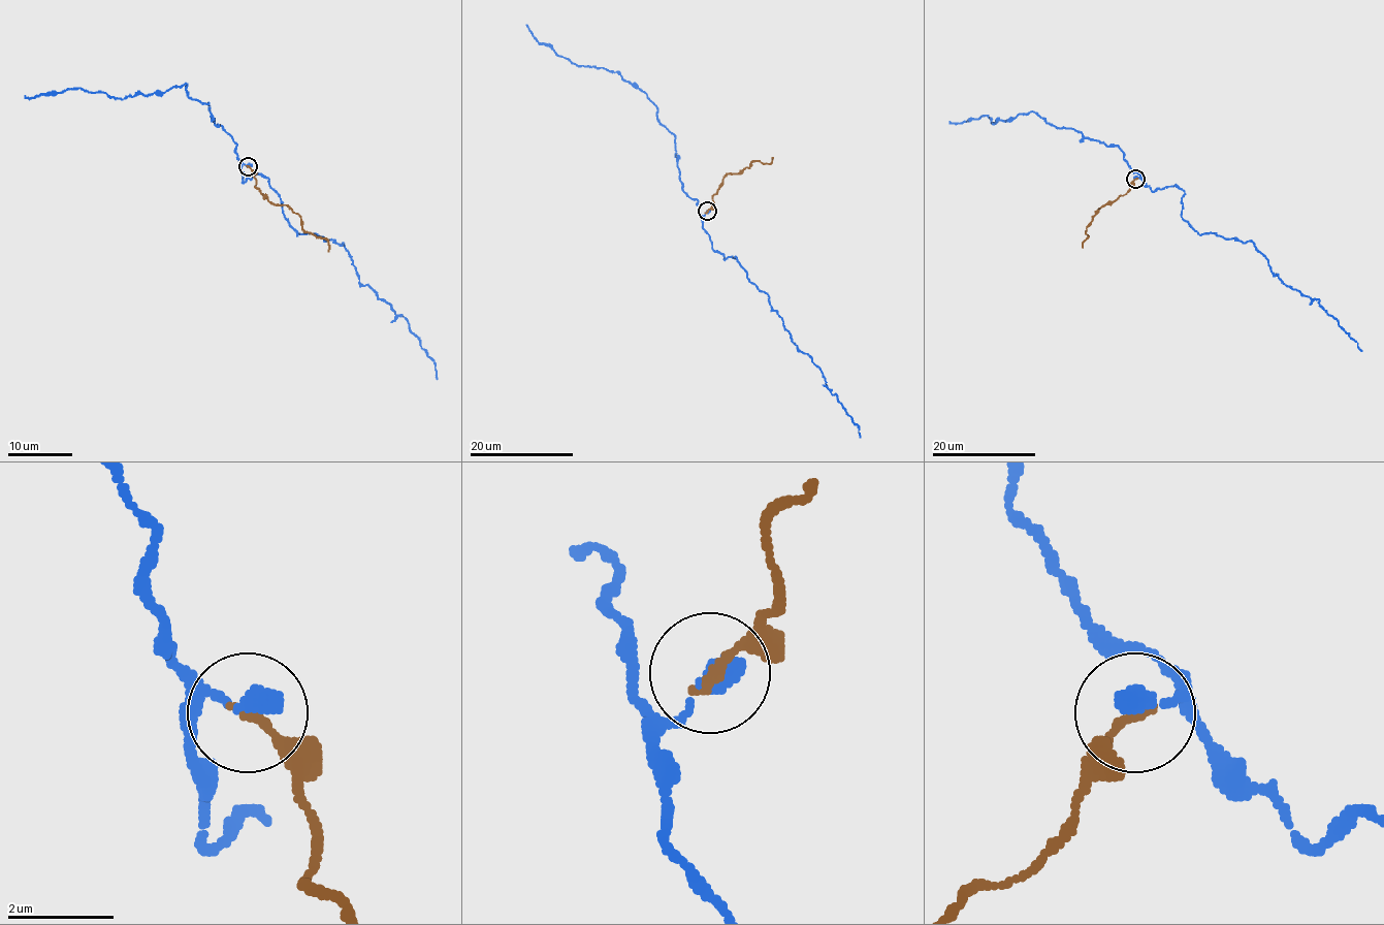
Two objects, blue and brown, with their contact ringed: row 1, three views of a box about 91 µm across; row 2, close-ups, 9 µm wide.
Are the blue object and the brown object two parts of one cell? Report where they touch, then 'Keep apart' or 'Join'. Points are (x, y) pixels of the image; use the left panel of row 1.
Place: (248, 166). Keep apart

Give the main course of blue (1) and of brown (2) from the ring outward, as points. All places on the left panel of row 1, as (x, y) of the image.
1: (247, 166), (243, 181), (263, 174), (297, 235), (342, 244), (359, 282), (403, 316), (436, 362), (437, 379)
2: (247, 166), (255, 187), (272, 203), (287, 205), (298, 215), (301, 227), (324, 237), (327, 252)

